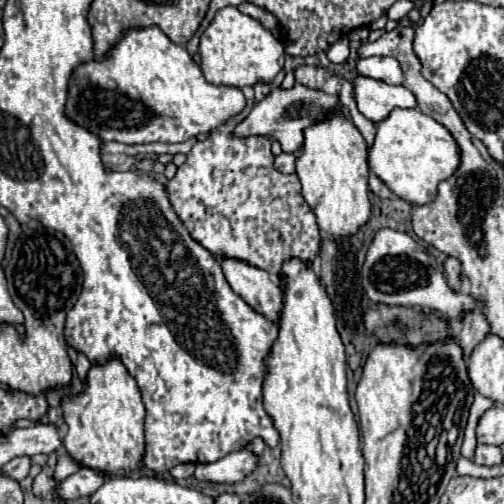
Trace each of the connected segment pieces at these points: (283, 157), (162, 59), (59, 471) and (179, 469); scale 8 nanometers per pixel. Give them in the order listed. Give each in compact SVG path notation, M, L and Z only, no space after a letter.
M282 152L280 156L274 158L274 166L276 166L280 172L284 172L284 174L294 174L294 160L296 160L294 154Z
M150 26L128 30L104 62L92 60L74 70L66 114L106 142L148 144L186 142L192 136L210 134L240 114L244 106L246 98L240 88L206 82L186 48L170 42L160 28Z
M62 454L62 456L58 458L58 466L56 466L56 474L54 474L54 478L56 478L56 482L60 482L60 480L64 480L66 476L74 474L76 470L78 470L78 464L72 462L68 454Z
M184 463L179 464L178 466L174 467L170 474L175 479L186 479L194 474L195 471L195 464L192 463Z

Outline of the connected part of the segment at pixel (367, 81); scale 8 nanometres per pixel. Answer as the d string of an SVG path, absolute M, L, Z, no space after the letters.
M358 76L354 84L358 110L374 124L386 120L394 108L418 108L414 94L404 86L390 86L366 76Z

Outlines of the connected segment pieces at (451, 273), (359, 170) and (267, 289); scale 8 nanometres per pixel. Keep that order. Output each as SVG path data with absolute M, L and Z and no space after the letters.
M446 258L444 260L444 274L446 274L446 282L450 284L450 288L454 292L460 292L460 262L456 258Z
M342 112L330 114L324 122L318 122L304 132L304 150L296 160L296 174L302 182L304 200L316 214L320 232L328 240L354 236L354 232L370 220L368 146Z
M222 260L222 270L232 290L240 294L250 308L254 308L272 324L278 324L284 292L266 270L248 266L240 260Z

